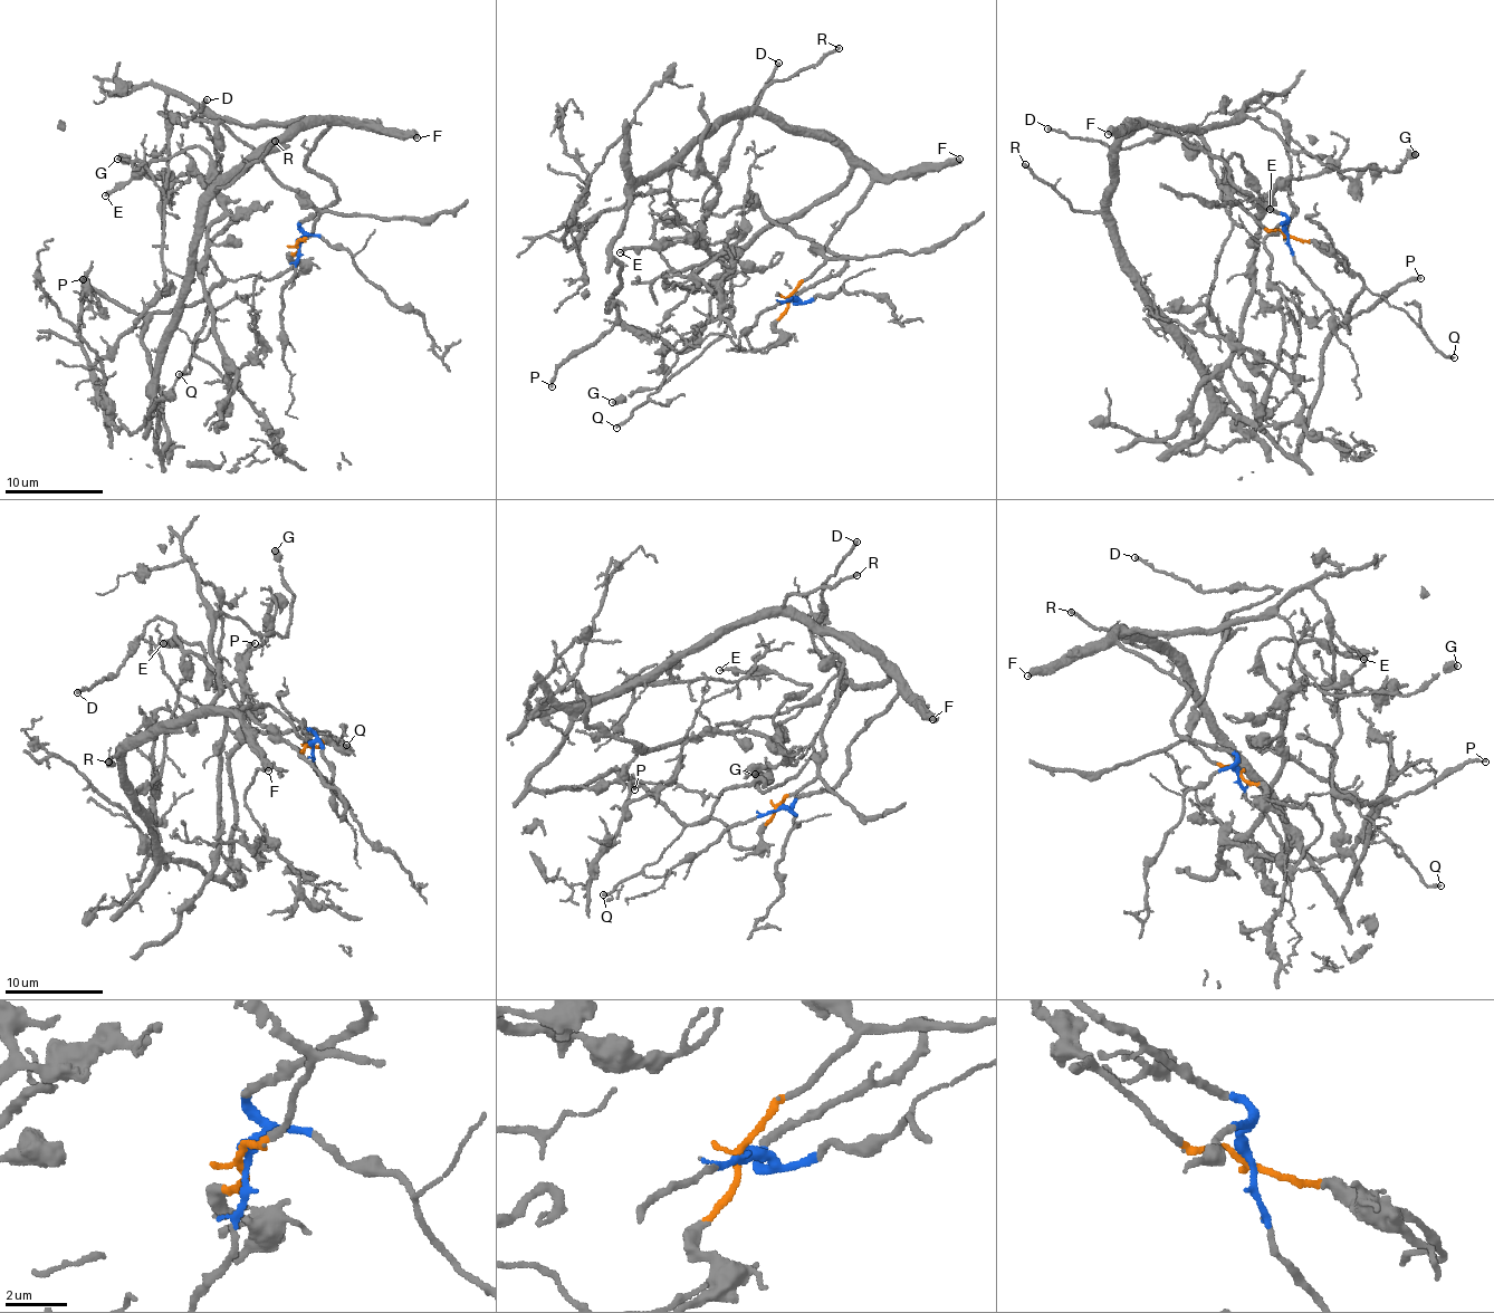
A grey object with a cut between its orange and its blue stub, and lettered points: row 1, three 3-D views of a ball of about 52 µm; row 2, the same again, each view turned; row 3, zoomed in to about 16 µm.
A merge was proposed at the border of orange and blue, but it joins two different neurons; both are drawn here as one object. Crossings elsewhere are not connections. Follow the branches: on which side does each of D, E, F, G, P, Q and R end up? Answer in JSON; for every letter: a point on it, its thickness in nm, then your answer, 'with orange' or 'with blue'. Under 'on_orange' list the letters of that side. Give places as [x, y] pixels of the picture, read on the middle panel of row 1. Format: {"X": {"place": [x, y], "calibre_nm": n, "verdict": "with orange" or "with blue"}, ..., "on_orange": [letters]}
{"D": {"place": [778, 63], "calibre_nm": 200, "verdict": "with orange"}, "E": {"place": [620, 252], "calibre_nm": 200, "verdict": "with blue"}, "F": {"place": [959, 159], "calibre_nm": 440, "verdict": "with blue"}, "G": {"place": [612, 402], "calibre_nm": 480, "verdict": "with blue"}, "P": {"place": [552, 386], "calibre_nm": 240, "verdict": "with blue"}, "Q": {"place": [616, 428], "calibre_nm": 200, "verdict": "with blue"}, "R": {"place": [839, 48], "calibre_nm": 220, "verdict": "with blue"}, "on_orange": ["D"]}

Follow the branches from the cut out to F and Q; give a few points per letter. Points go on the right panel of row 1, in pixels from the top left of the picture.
F: (1286, 232), (1284, 214), (1239, 188), (1222, 160), (1162, 131), (1138, 124), (1109, 134)
Q: (1286, 232), (1222, 160), (1124, 136), (1116, 254), (1202, 383), (1287, 454), (1366, 289), (1455, 356)

